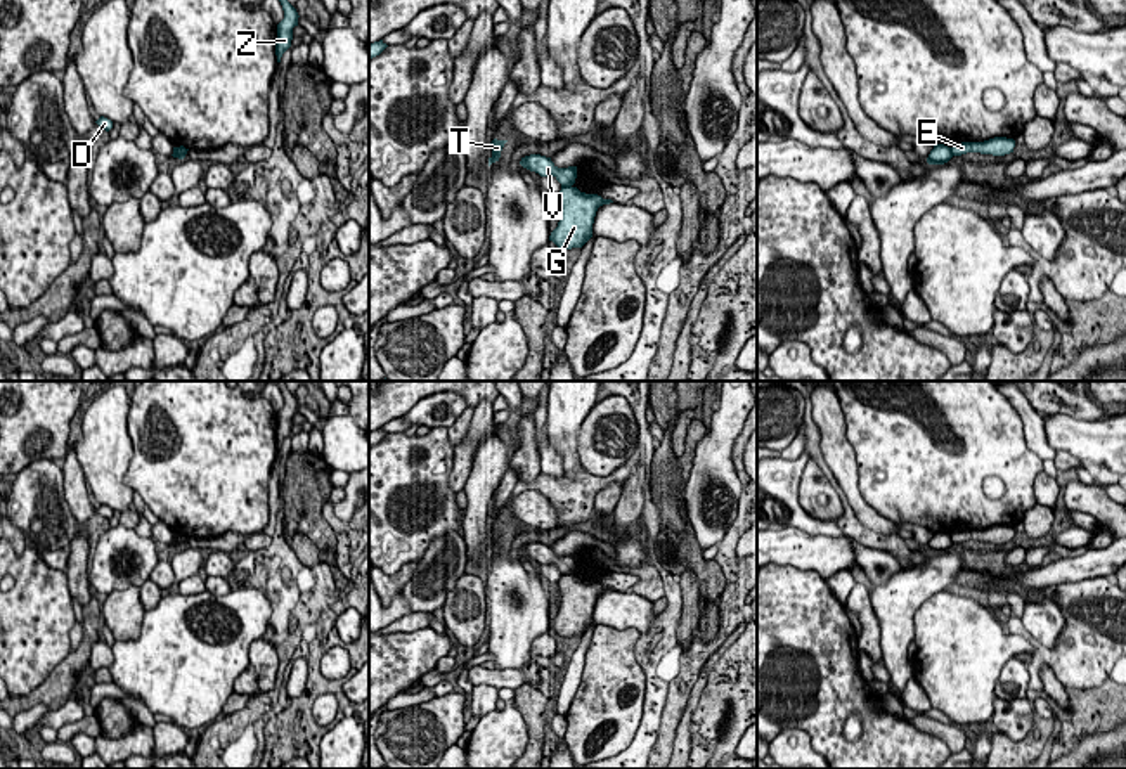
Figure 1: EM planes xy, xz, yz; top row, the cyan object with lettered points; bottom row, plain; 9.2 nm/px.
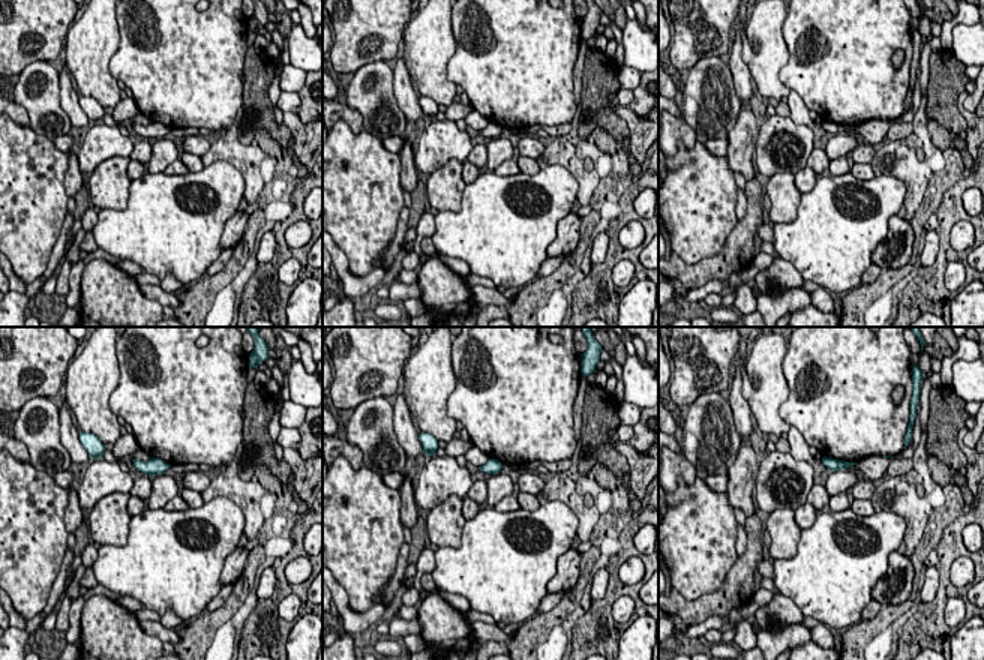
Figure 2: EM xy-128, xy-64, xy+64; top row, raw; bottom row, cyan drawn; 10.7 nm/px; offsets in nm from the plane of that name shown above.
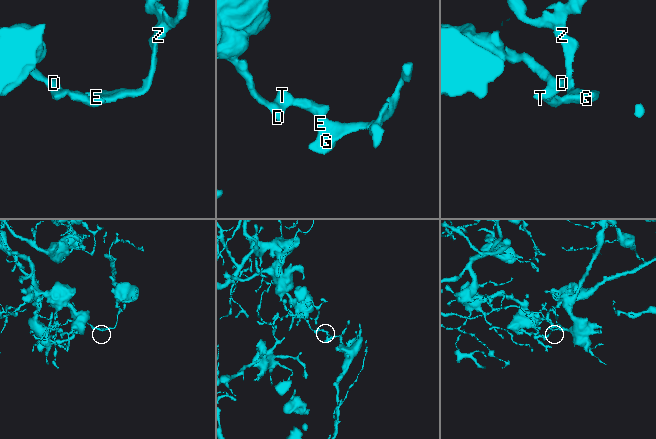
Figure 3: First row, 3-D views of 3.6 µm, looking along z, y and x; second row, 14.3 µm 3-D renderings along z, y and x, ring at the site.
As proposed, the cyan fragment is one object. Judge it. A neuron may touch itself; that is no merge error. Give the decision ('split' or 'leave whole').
split

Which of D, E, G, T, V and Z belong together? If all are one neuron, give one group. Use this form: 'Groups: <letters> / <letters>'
Groups: D T V / E G Z

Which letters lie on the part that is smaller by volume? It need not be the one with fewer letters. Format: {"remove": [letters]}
{"remove": ["E", "G", "Z"]}

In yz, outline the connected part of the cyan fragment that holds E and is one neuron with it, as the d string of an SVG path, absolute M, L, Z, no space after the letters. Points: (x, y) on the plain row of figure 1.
M994 525L984 530L961 530L951 535L953 544L961 544L967 540L980 540L993 544L1005 544L1013 540L1015 528L1006 525Z

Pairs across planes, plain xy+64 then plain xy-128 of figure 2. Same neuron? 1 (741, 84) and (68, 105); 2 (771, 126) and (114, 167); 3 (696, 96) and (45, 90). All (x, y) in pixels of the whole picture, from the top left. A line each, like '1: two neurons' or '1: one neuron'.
1: one neuron
2: two neurons
3: one neuron

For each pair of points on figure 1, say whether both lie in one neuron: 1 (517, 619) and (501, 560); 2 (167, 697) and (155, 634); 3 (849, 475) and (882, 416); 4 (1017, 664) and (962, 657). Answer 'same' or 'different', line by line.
1: same
2: same
3: different
4: different

